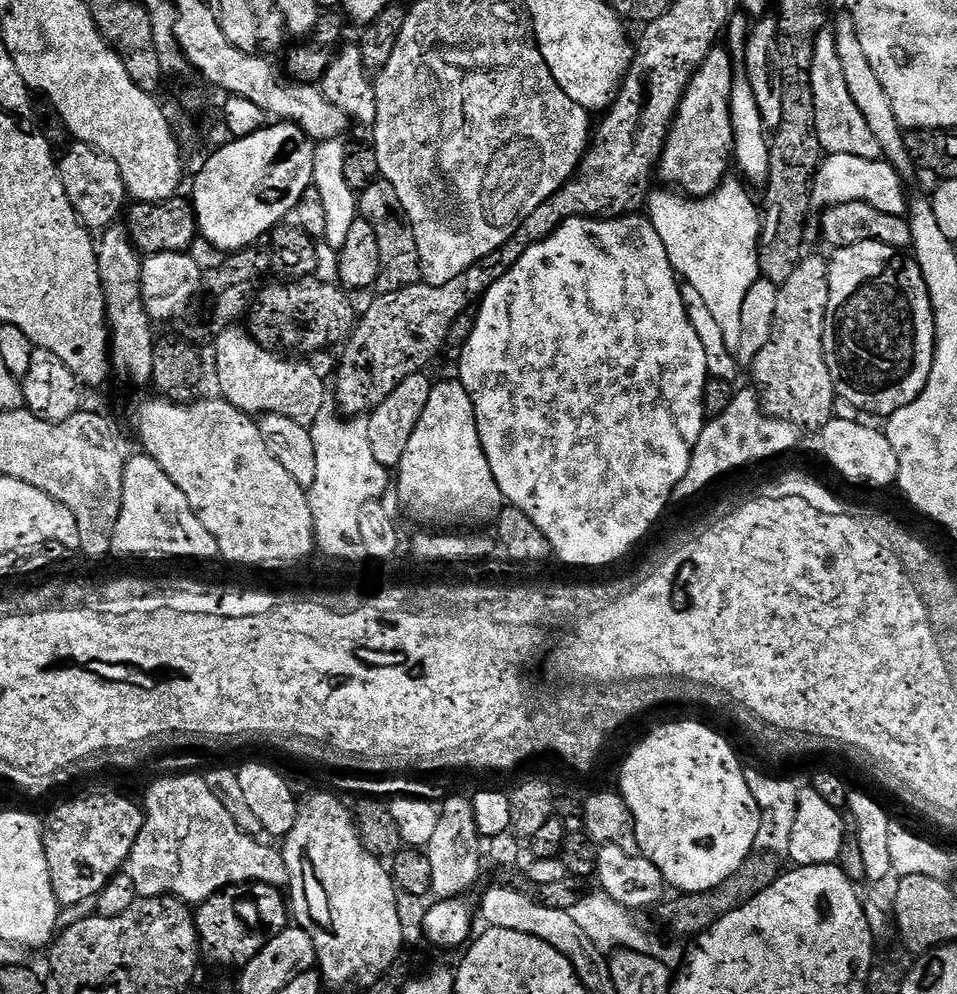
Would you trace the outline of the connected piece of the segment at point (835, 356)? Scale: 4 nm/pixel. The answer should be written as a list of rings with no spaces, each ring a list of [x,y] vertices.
[[[860,241],[856,245],[835,249],[828,260],[828,277],[830,278],[830,294],[828,295],[828,309],[824,319],[824,357],[826,366],[830,370],[830,378],[836,387],[836,395],[841,401],[844,400],[852,408],[857,408],[860,412],[869,412],[872,416],[887,418],[892,416],[902,406],[910,406],[918,394],[926,386],[930,378],[930,370],[934,362],[934,350],[936,349],[936,323],[932,313],[932,303],[926,282],[922,278],[922,270],[916,265],[915,259],[904,257],[903,251],[884,245],[880,241]]]

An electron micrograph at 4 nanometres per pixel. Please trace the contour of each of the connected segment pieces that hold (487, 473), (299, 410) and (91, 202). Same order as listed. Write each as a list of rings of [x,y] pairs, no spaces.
[[[459,379],[433,383],[430,399],[396,469],[398,498],[418,520],[436,526],[493,523],[506,501],[490,470],[477,430],[474,406]]]
[[[240,326],[227,328],[221,336],[215,337],[216,344],[216,384],[220,387],[219,395],[233,404],[238,410],[249,414],[278,414],[282,418],[290,418],[294,422],[310,426],[318,418],[318,414],[325,411],[324,380],[311,368],[311,363],[295,364],[295,359],[285,358],[267,348],[263,348],[258,341],[247,335]]]
[[[76,142],[71,146],[73,148],[64,157],[61,155],[58,160],[60,182],[70,206],[76,212],[80,223],[89,230],[113,227],[119,221],[116,220],[119,216],[121,219],[126,208],[126,193],[122,174],[118,174],[118,166],[109,156],[88,144]]]

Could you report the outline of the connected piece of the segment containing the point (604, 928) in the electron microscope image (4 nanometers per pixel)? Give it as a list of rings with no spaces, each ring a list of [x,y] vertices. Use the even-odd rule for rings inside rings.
[[[595,890],[589,896],[584,896],[576,905],[567,909],[571,918],[578,922],[580,929],[583,929],[591,942],[600,948],[605,954],[611,954],[617,950],[626,952],[637,952],[658,958],[670,970],[676,970],[681,967],[682,955],[680,948],[676,944],[667,944],[660,936],[655,936],[652,932],[647,932],[642,925],[636,924],[637,913],[631,908],[622,906],[614,902],[602,890]]]

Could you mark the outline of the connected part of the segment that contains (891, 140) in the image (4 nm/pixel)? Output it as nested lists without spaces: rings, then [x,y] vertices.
[[[851,14],[838,17],[834,31],[838,46],[838,62],[842,62],[842,74],[846,77],[850,98],[854,98],[858,110],[862,110],[862,118],[866,118],[866,126],[870,126],[870,134],[874,134],[874,138],[878,138],[881,157],[892,164],[901,174],[913,171],[914,165],[910,154],[906,154],[905,129],[901,128],[900,123],[894,118],[894,106],[890,102],[886,90],[882,90],[882,82],[878,82],[878,74],[874,74],[874,66],[870,66],[870,54],[866,50],[862,50],[862,42],[858,38],[856,23]]]

